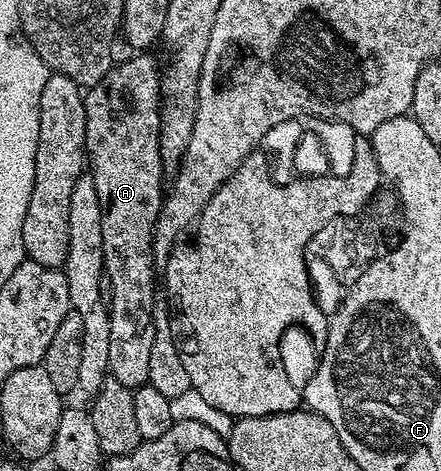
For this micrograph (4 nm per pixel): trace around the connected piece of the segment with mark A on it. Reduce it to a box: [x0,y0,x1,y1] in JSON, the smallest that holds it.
[85,52,163,388]

